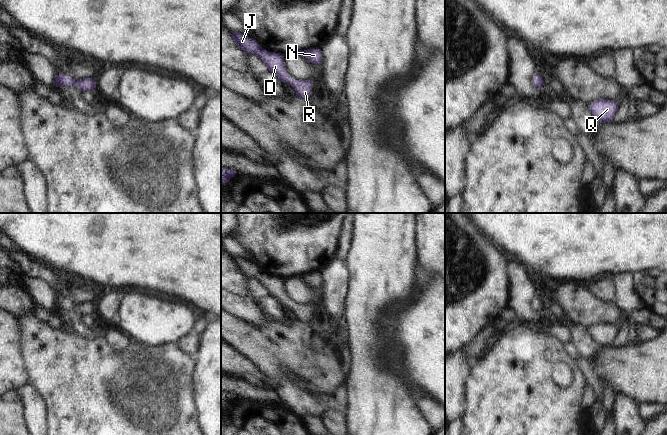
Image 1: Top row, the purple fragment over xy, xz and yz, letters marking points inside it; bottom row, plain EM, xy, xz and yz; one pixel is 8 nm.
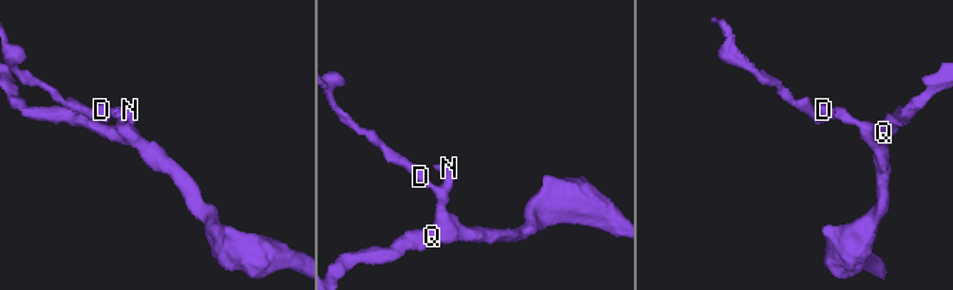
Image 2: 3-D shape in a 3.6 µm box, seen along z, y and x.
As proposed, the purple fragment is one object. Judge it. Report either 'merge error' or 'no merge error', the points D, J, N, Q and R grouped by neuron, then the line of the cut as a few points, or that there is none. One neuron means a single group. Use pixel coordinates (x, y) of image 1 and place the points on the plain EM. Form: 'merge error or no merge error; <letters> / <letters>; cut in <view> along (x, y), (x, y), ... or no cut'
no merge error; D J N Q R; no cut

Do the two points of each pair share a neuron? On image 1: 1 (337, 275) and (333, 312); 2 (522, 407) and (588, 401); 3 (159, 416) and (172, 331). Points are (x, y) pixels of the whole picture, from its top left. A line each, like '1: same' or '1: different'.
1: same
2: different
3: different

